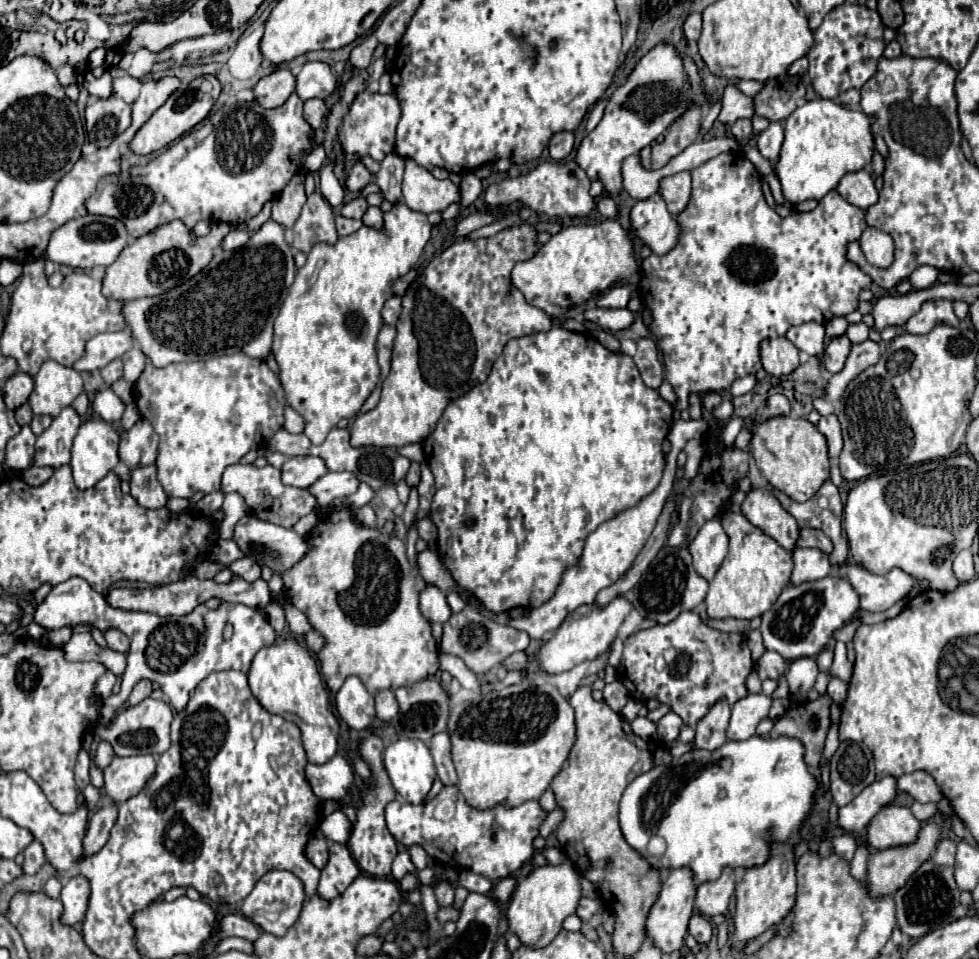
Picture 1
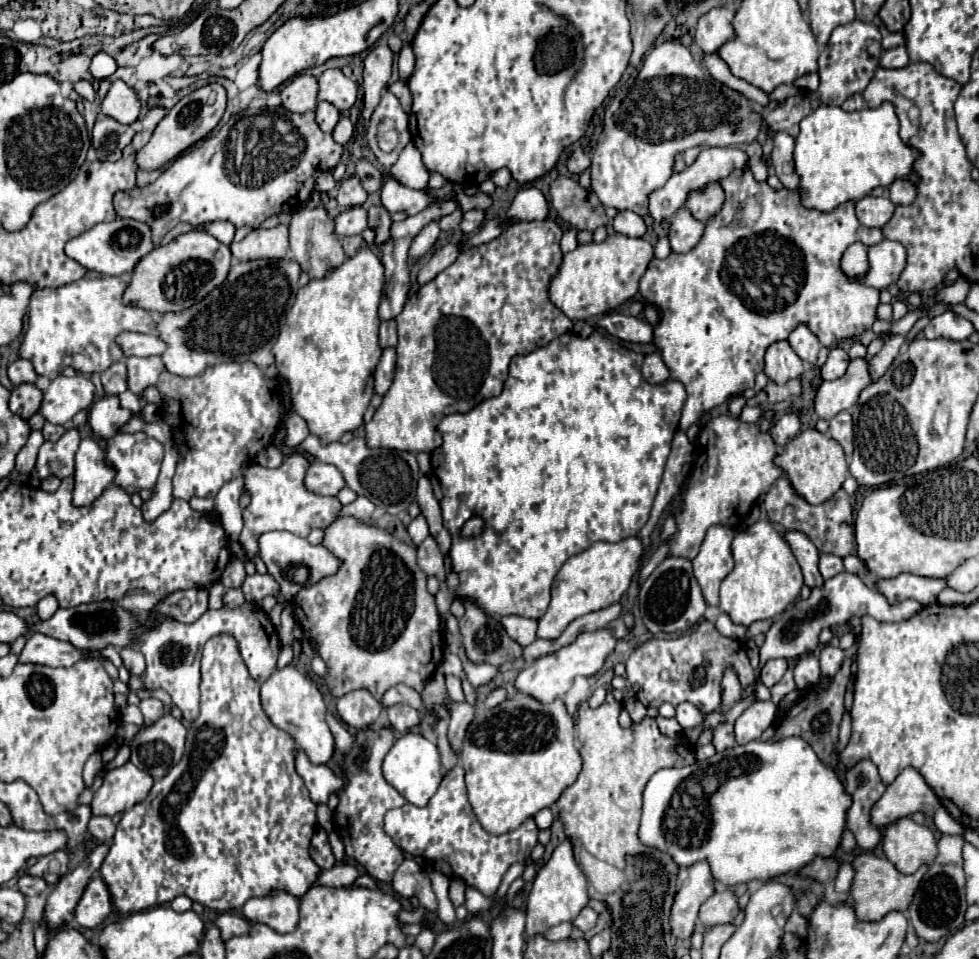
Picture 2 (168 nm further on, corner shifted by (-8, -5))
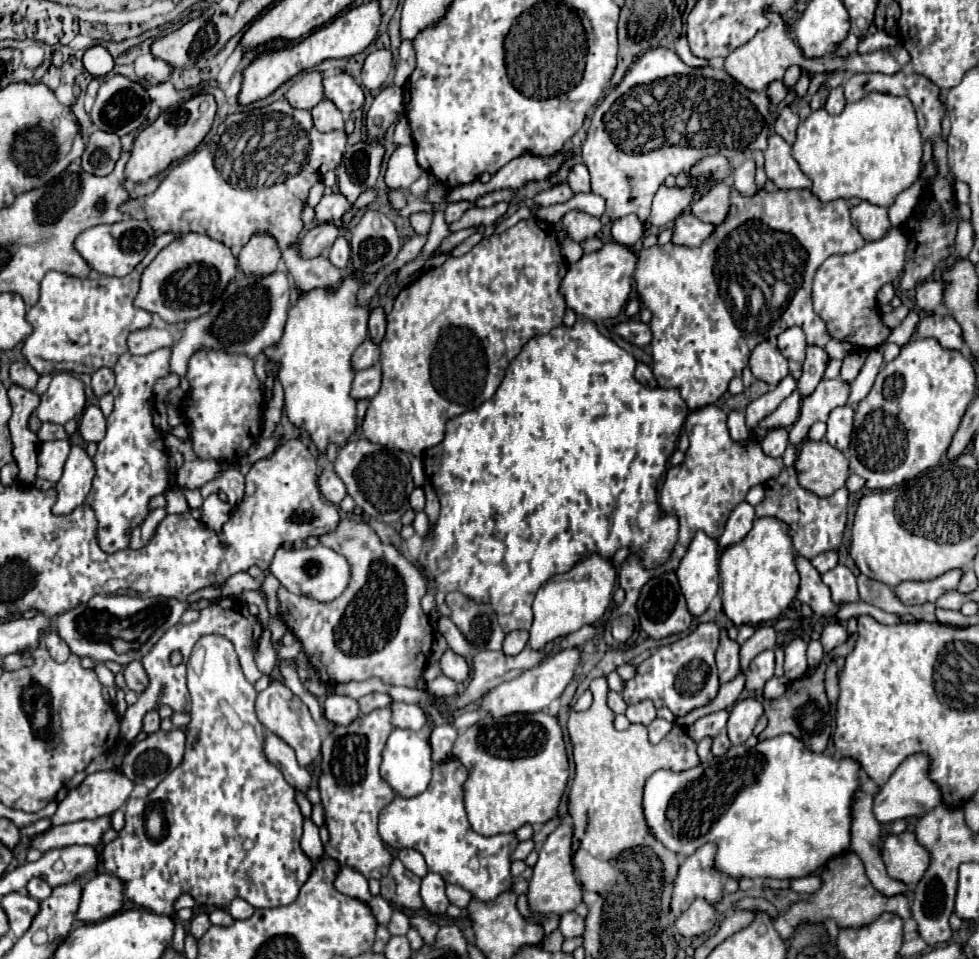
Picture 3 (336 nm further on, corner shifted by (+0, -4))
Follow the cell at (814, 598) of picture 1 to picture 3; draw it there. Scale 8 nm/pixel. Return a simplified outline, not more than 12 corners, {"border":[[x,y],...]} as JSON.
{"border":[[842,564],[822,574],[836,604],[858,602],[856,576]]}

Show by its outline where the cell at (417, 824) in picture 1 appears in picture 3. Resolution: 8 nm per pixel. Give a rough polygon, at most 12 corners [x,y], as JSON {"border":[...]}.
{"border":[[450,758],[428,790],[382,812],[384,844],[478,900],[512,886],[516,834],[468,824],[468,770]]}

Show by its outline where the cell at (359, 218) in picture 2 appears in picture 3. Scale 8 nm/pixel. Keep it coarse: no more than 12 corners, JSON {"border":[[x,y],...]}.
{"border":[[314,226],[298,244],[300,256],[314,258],[332,248],[342,228]]}

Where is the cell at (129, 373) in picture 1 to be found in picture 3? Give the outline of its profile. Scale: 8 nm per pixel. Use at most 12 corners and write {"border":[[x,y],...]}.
{"border":[[170,350],[126,352],[86,502],[106,552],[128,546],[174,474],[152,424]]}

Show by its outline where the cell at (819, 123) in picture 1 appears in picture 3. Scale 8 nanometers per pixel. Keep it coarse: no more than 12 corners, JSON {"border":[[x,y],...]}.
{"border":[[872,92],[798,124],[820,202],[890,206],[920,176],[908,98]]}

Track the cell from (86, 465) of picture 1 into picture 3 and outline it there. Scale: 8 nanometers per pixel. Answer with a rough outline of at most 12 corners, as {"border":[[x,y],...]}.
{"border":[[72,446],[56,482],[54,514],[84,504],[96,468]]}

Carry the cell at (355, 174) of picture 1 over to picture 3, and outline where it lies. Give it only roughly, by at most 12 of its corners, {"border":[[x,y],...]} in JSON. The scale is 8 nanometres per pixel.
{"border":[[344,194],[324,196],[314,210],[318,222],[340,222],[352,204]]}

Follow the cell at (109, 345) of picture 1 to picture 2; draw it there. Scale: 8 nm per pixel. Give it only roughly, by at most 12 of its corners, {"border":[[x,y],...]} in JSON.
{"border":[[122,333],[124,355],[162,355],[166,343],[152,333]]}

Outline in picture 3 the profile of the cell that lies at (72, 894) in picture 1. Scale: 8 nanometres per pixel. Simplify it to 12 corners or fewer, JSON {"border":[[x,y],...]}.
{"border":[[107,873],[82,888],[76,918],[98,922],[122,908],[124,884]]}

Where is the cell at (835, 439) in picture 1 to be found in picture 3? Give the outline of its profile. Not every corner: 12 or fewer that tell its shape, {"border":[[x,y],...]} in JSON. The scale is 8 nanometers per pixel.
{"border":[[852,406],[832,410],[826,442],[846,450],[852,434]]}

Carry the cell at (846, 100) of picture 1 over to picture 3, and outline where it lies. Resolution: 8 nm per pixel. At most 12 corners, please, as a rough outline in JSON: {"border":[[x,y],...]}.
{"border":[[832,88],[826,100],[830,114],[840,114],[846,106],[844,88]]}

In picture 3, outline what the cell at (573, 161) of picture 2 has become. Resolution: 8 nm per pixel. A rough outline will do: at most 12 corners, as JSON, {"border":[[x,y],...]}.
{"border":[[584,164],[568,174],[574,192],[590,192],[590,174]]}

